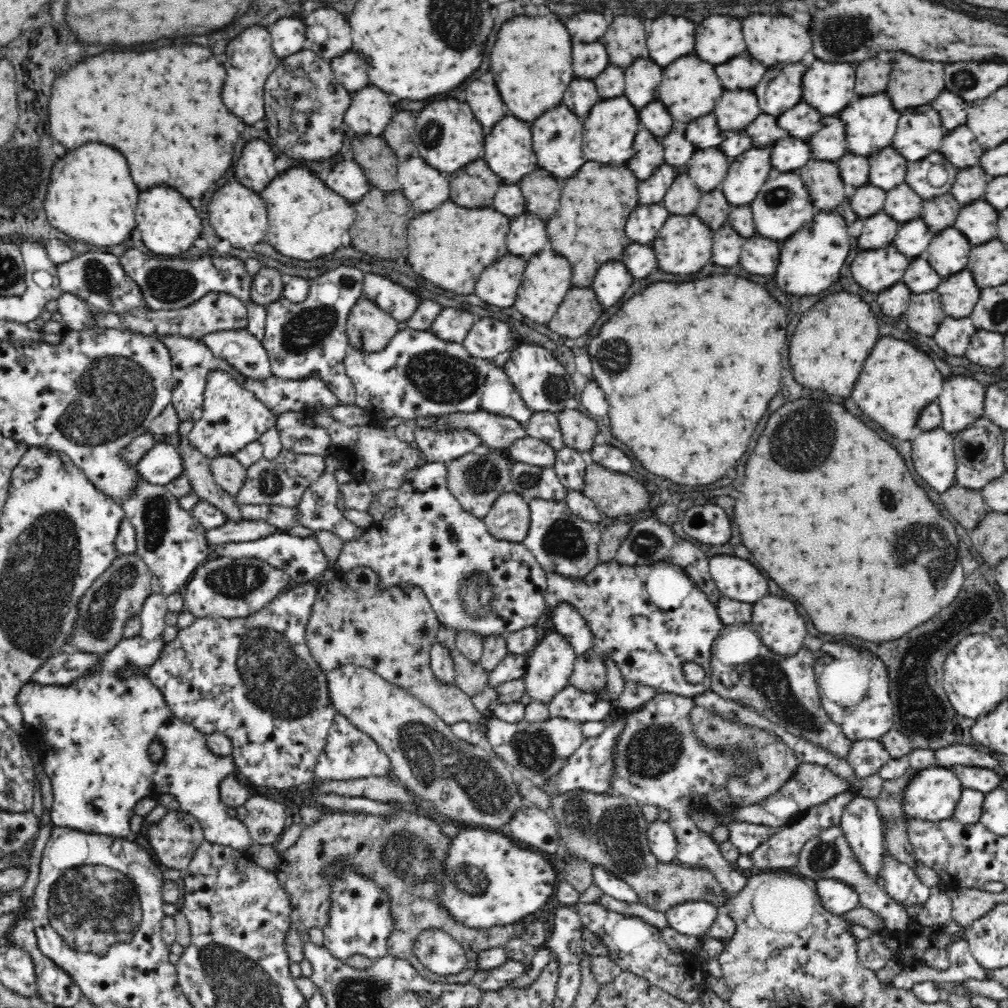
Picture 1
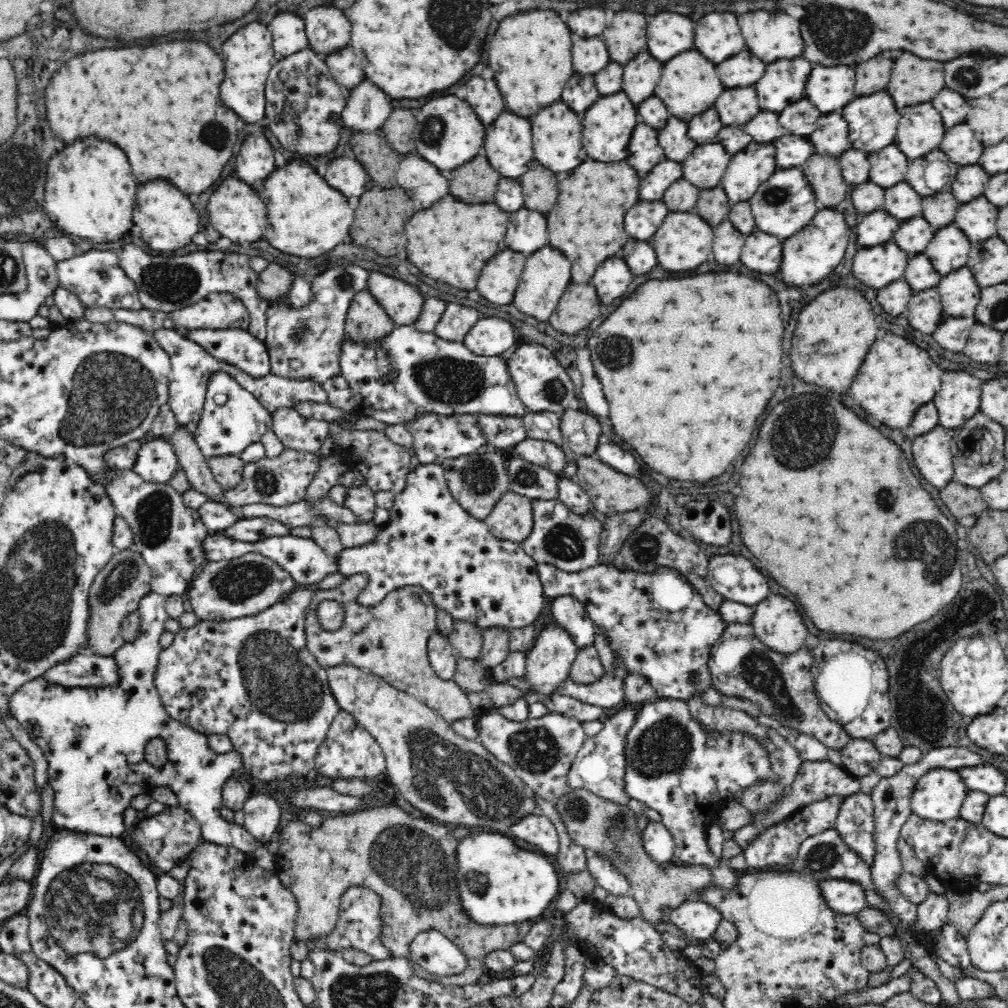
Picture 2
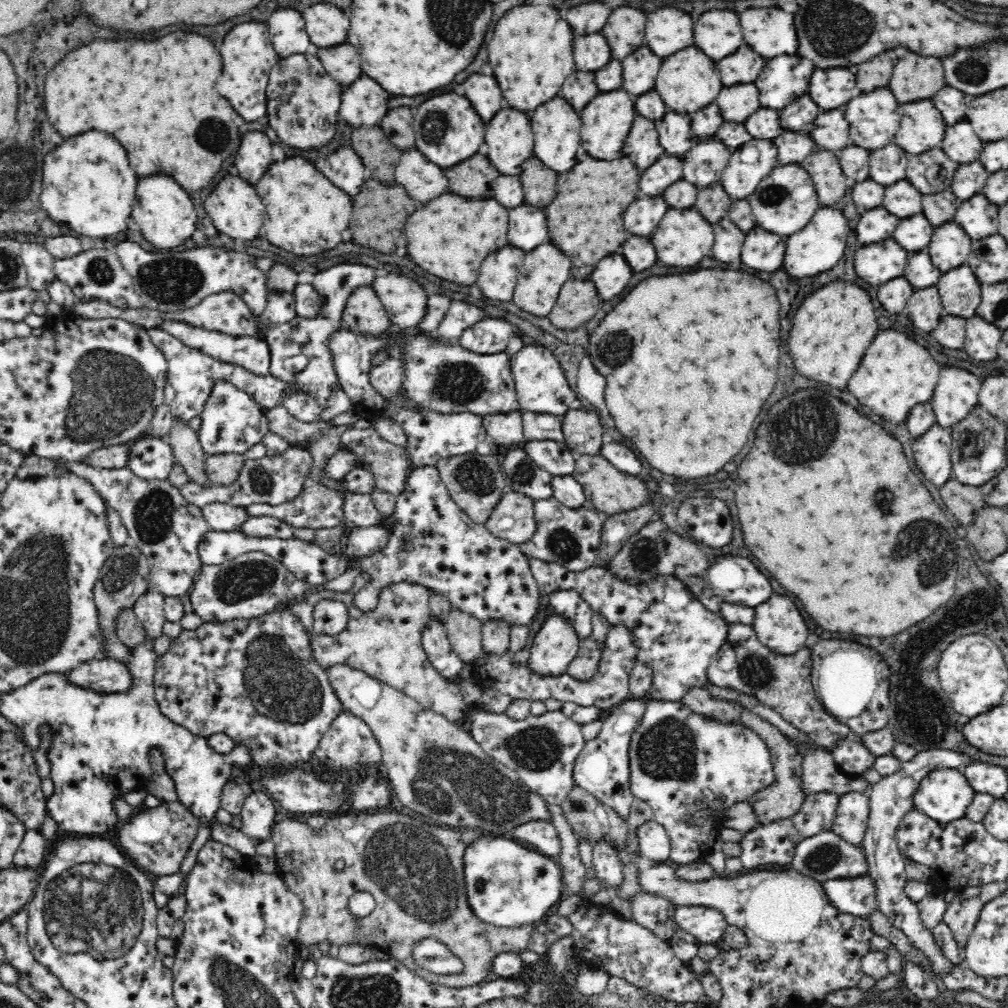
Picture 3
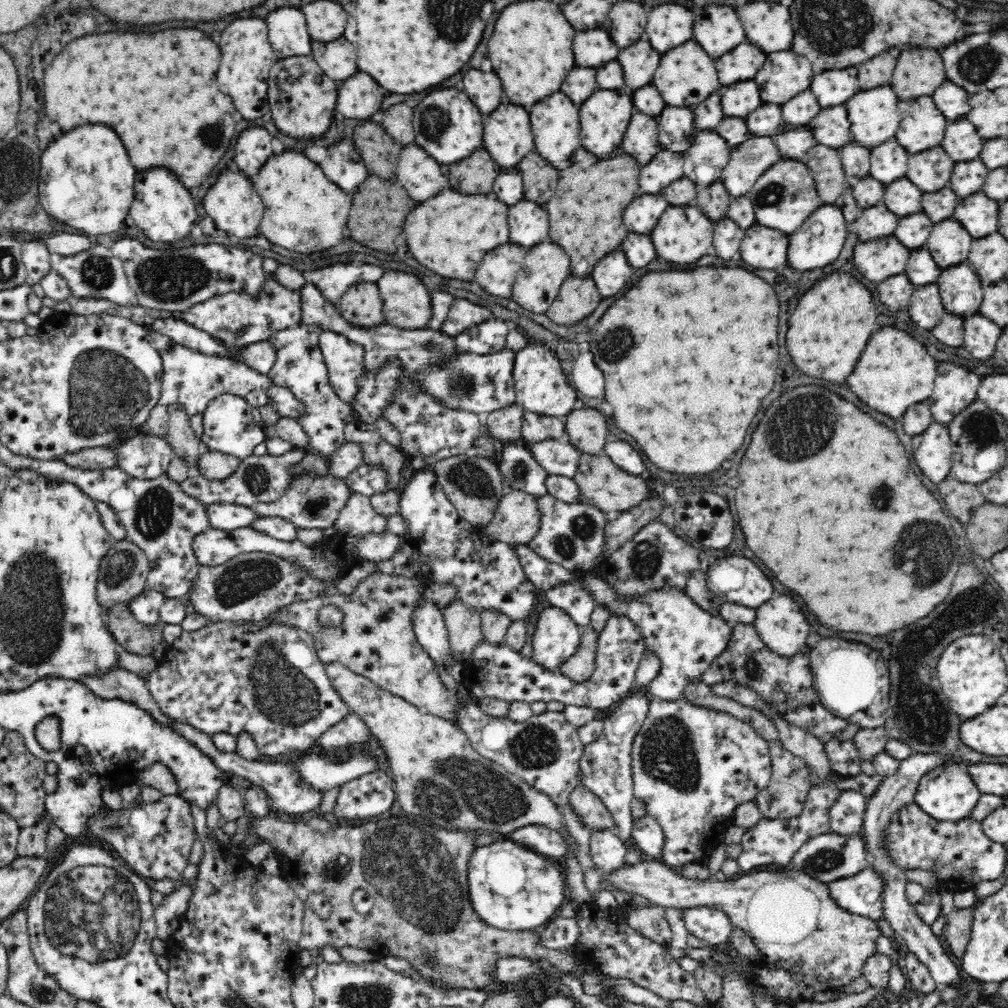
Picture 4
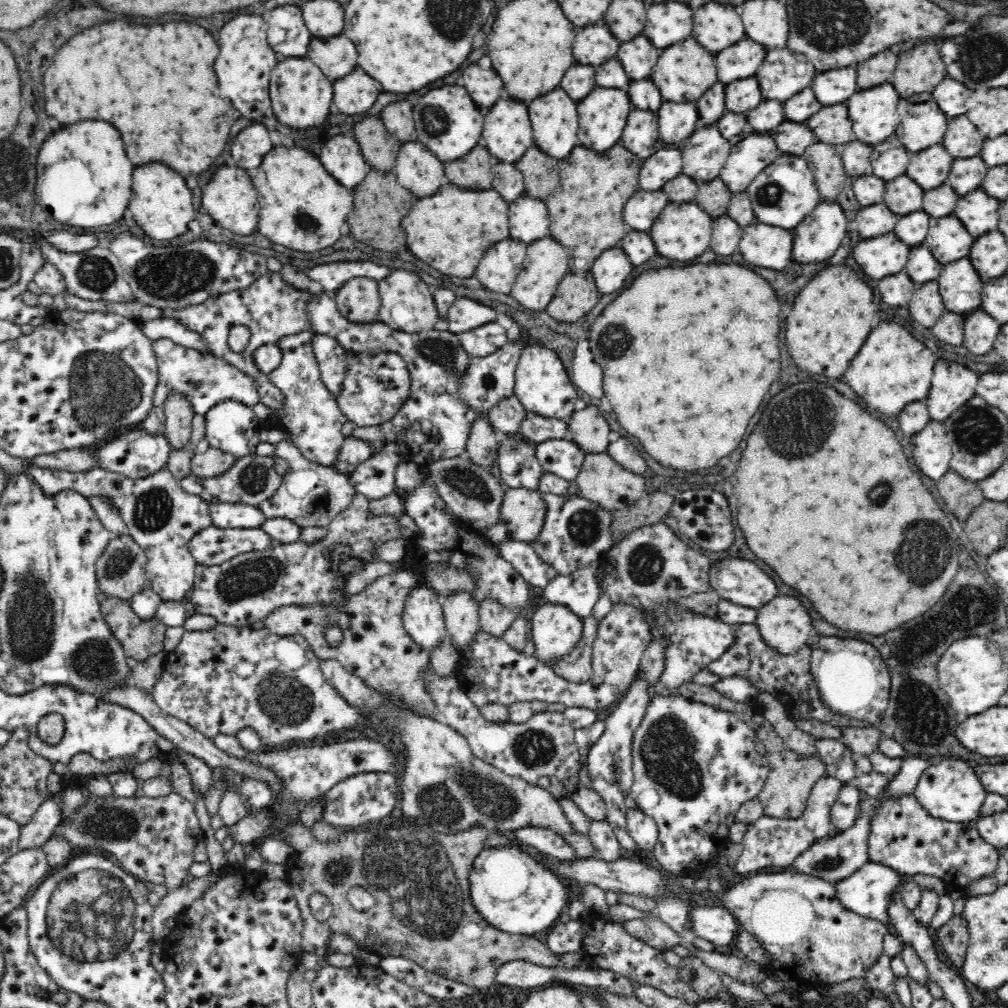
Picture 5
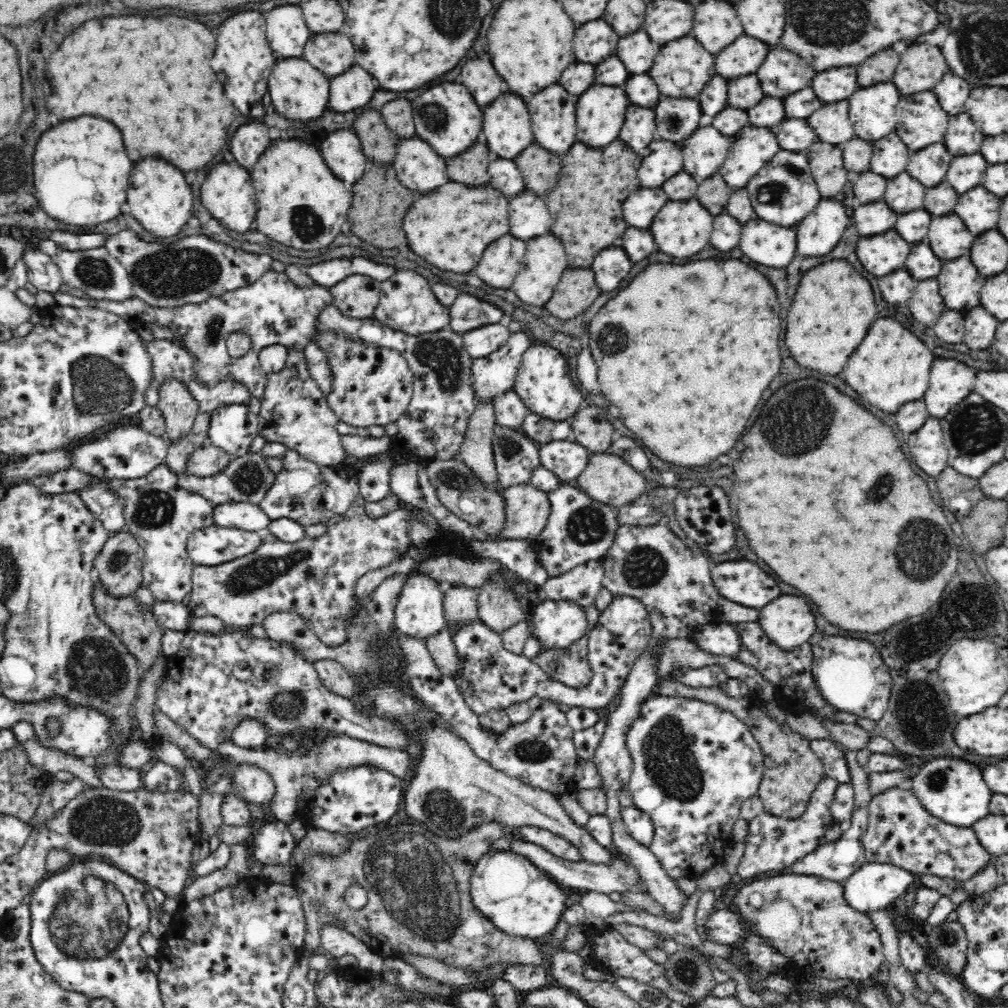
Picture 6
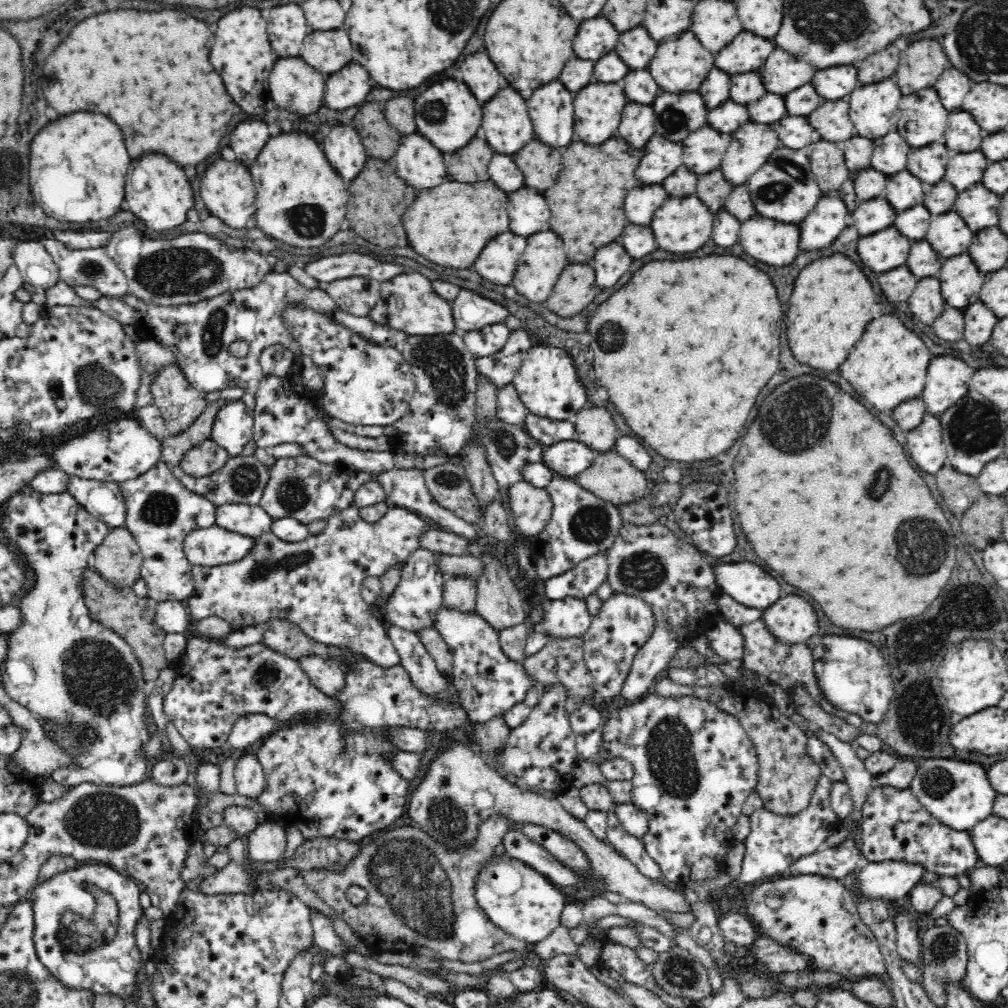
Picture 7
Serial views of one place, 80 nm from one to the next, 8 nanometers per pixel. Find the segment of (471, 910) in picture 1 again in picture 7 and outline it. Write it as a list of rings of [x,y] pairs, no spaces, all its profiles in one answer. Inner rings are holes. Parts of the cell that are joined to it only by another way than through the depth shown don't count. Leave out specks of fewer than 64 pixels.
[[[493,854],[486,861],[476,879],[475,897],[492,923],[532,946],[548,938],[561,925],[563,908],[570,900],[548,878],[505,854]]]

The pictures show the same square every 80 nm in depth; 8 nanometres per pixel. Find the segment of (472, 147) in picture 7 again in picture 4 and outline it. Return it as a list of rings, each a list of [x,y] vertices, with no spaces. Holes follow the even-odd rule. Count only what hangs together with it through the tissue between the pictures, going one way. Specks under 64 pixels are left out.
[[[476,150],[466,160],[460,160],[458,164],[446,166],[446,178],[458,192],[478,192],[486,194],[492,192],[492,182],[498,176],[499,168],[494,164],[494,159],[489,152]]]

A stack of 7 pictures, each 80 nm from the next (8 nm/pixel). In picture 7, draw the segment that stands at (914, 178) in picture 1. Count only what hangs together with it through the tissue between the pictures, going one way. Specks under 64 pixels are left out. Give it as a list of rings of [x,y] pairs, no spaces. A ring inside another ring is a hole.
[[[930,143],[926,148],[918,148],[918,150],[910,152],[908,170],[914,176],[918,176],[922,182],[936,184],[938,180],[942,180],[942,176],[946,172],[946,164],[949,162],[950,154],[953,152],[945,144]]]

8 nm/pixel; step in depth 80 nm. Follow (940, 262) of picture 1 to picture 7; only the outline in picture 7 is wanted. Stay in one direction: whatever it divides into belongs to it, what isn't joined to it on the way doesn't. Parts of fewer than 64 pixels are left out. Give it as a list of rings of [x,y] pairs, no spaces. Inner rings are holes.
[[[946,212],[940,216],[932,216],[926,238],[942,258],[952,258],[968,251],[972,236],[974,232],[966,226],[957,212]]]

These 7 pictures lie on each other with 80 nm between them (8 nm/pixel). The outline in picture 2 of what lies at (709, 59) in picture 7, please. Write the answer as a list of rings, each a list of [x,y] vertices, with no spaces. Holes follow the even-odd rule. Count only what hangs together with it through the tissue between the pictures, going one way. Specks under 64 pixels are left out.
[[[690,50],[690,52],[682,52],[682,54],[674,56],[672,60],[668,60],[664,64],[662,78],[656,84],[654,94],[658,98],[662,98],[662,102],[665,103],[671,116],[689,121],[692,116],[712,108],[714,100],[722,94],[722,90],[724,90],[724,86],[714,70],[714,64],[710,60],[706,60],[702,54],[698,54],[696,50]]]

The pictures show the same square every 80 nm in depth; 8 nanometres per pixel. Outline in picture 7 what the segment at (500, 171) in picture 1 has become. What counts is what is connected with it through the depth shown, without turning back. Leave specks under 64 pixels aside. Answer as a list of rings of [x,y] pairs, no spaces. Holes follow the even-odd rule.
[[[512,86],[484,104],[481,130],[484,128],[486,140],[496,152],[514,154],[534,139],[533,124],[526,108],[526,99]]]

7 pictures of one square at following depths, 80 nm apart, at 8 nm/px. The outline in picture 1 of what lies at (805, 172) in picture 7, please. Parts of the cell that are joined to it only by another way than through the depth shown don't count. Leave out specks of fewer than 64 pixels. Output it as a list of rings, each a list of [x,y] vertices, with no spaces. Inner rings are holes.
[[[792,172],[778,174],[776,178],[766,180],[750,205],[757,234],[772,238],[772,240],[790,239],[794,232],[802,228],[800,226],[802,222],[808,224],[808,220],[816,216],[817,210],[804,182],[800,180],[798,174],[792,174]]]

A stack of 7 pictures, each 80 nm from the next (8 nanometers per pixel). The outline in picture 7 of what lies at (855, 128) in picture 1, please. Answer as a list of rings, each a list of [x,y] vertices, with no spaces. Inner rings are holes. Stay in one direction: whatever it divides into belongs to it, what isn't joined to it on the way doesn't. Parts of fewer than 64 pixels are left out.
[[[892,80],[856,88],[850,94],[850,118],[857,135],[882,138],[897,127],[898,108],[901,102],[900,87]]]

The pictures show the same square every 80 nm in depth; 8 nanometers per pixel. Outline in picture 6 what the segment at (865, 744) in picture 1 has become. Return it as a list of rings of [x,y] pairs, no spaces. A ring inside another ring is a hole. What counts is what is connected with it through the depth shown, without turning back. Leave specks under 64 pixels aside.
[[[829,739],[812,740],[810,748],[820,759],[826,777],[836,779],[839,783],[850,783],[850,773],[842,749]]]

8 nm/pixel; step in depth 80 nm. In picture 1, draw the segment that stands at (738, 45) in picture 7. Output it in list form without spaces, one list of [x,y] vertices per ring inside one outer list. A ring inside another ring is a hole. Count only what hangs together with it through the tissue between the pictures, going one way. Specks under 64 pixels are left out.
[[[742,52],[734,60],[716,66],[716,74],[720,76],[722,86],[726,90],[754,88],[766,74],[766,66],[754,60],[748,52]]]

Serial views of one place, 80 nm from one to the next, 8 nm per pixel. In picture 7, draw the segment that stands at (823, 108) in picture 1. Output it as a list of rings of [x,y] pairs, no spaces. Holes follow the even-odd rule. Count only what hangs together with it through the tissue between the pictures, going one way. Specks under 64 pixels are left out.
[[[838,66],[838,68],[826,68],[818,70],[812,78],[812,84],[816,86],[816,92],[826,100],[840,100],[854,92],[858,86],[856,68],[854,66]]]

